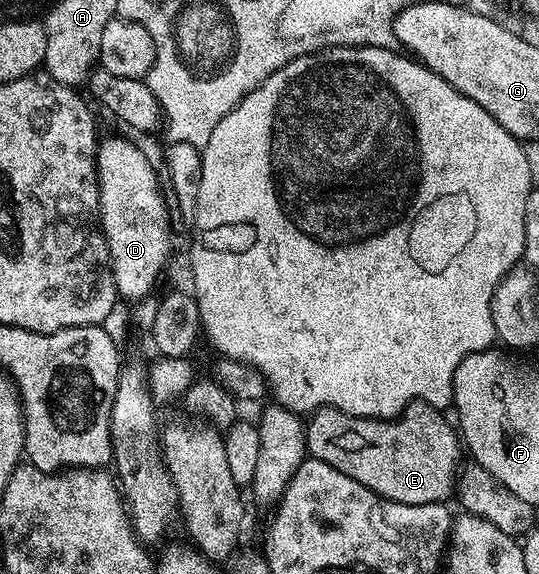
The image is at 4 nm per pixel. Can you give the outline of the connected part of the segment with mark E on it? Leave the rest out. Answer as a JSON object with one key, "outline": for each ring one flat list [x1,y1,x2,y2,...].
{"outline":[[416,399,394,419,368,419,358,415,346,415,335,407,320,407,306,420,307,453,310,458,325,461,325,465,333,465,345,477,353,477,353,481,361,481,365,489,385,497,389,501,397,501,401,505,429,505,441,503,452,498,453,488,457,483,457,466,461,439,456,428,447,424,442,410,429,405,424,399]]}

